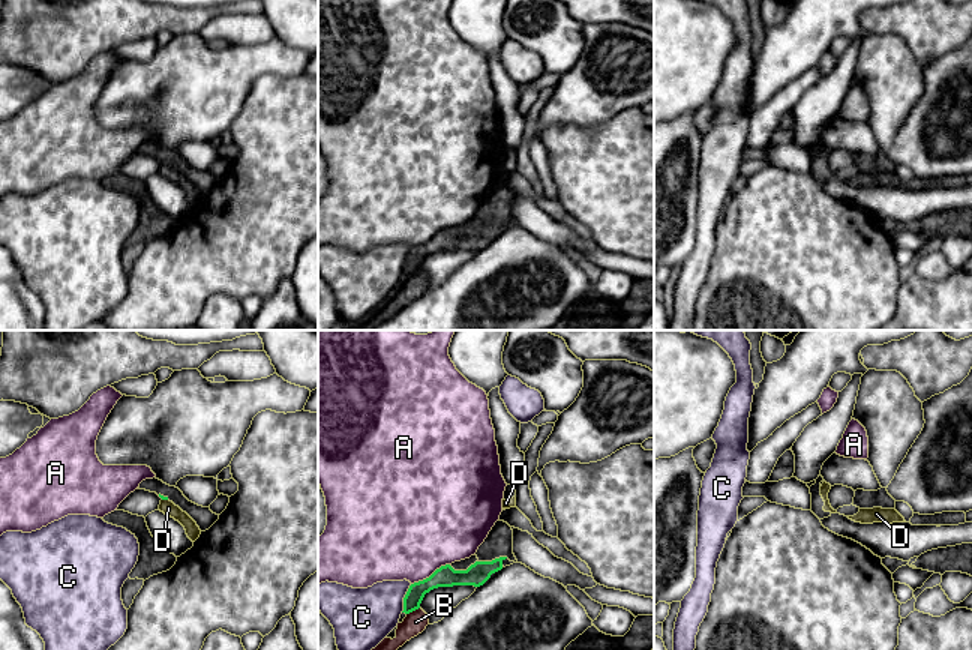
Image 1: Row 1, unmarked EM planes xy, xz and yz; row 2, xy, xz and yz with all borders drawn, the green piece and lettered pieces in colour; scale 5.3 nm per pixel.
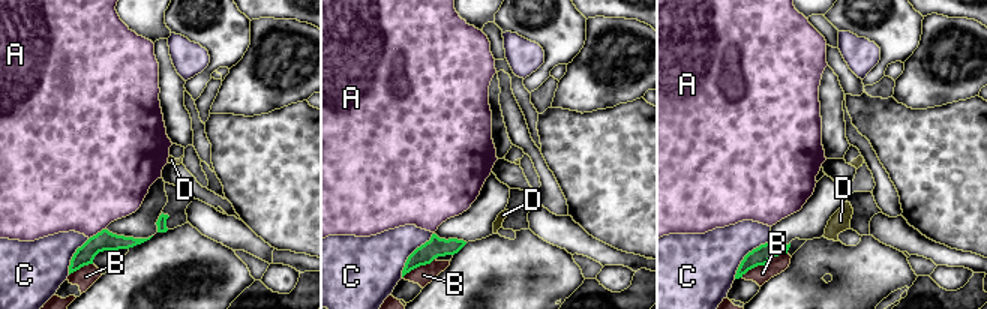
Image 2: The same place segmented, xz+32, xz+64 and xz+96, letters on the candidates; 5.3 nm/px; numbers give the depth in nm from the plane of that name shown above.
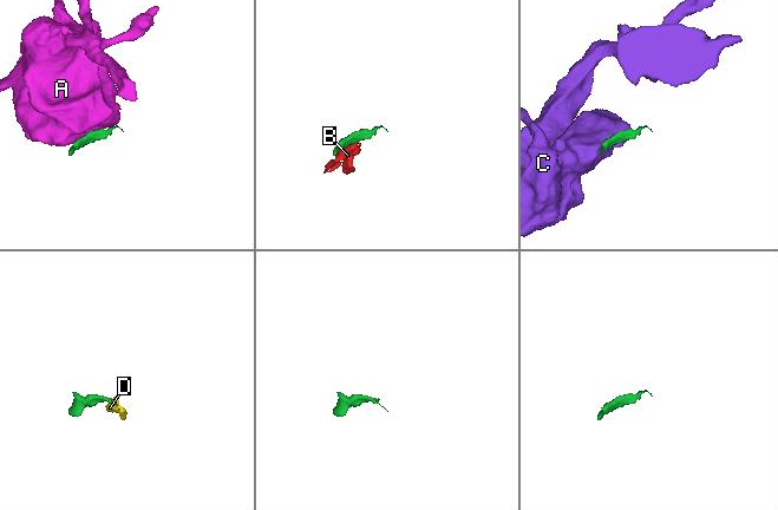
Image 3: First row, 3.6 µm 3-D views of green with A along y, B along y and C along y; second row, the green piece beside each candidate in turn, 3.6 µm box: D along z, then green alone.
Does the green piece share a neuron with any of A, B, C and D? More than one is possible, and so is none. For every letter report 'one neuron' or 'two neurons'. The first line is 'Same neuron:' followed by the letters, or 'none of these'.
Same neuron: none of these
A: two neurons
B: two neurons
C: two neurons
D: two neurons

